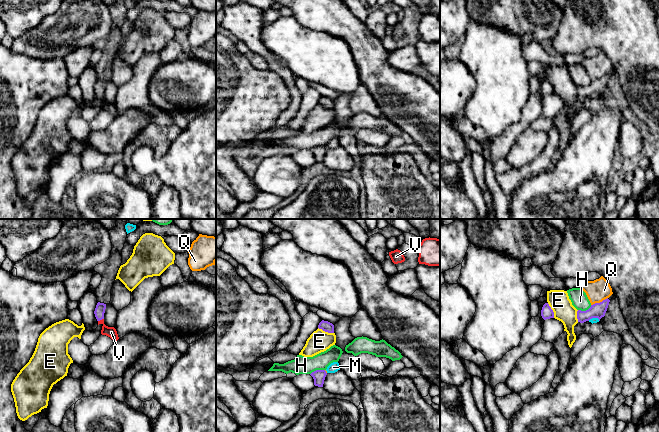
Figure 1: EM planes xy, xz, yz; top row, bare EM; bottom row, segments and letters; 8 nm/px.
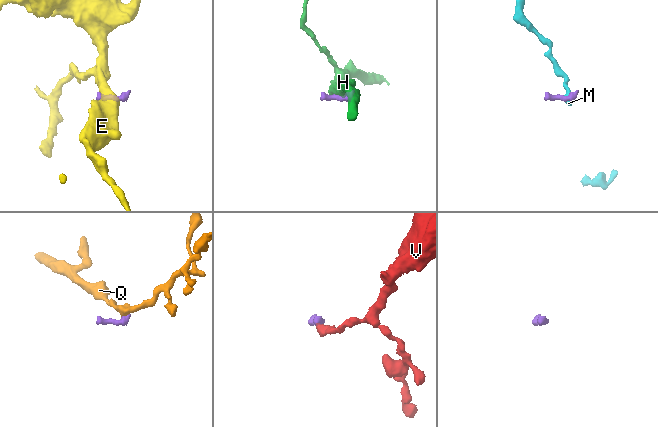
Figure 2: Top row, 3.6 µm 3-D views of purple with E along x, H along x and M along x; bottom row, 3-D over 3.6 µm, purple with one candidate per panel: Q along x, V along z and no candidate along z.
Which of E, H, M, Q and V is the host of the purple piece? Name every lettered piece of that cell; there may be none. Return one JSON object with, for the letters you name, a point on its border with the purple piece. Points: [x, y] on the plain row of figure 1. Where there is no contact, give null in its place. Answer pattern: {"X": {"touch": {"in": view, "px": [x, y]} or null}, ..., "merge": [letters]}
{"V": {"touch": {"in": "xy", "px": [100, 95]}}, "merge": ["V"]}

